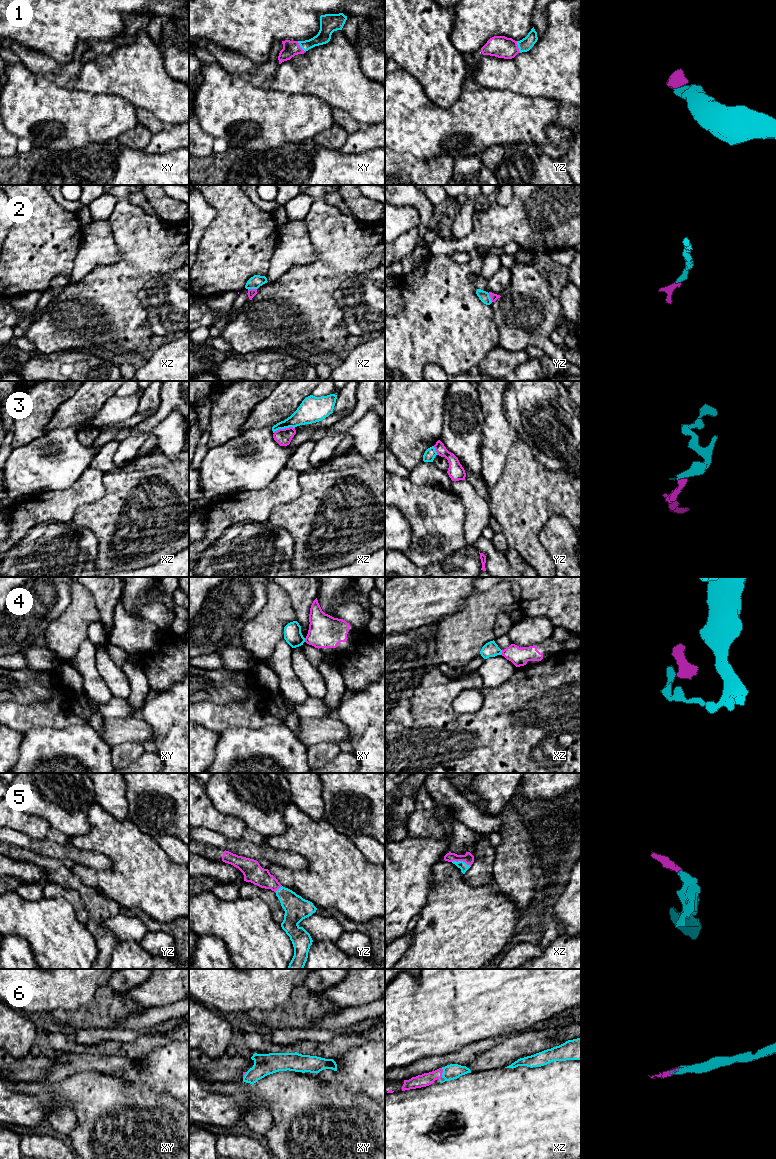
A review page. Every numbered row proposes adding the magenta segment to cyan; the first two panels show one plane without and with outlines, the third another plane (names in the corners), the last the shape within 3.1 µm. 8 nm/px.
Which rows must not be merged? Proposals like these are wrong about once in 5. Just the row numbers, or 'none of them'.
3, 4

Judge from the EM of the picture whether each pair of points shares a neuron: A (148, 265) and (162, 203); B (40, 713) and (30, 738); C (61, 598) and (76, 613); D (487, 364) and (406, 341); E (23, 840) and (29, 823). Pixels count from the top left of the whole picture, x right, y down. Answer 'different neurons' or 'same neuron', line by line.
A: different neurons
B: different neurons
C: different neurons
D: different neurons
E: different neurons

